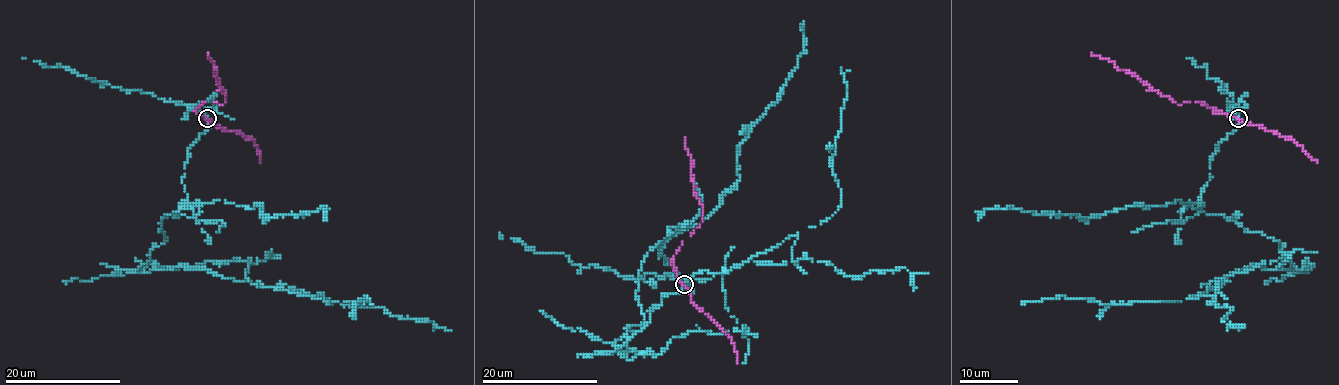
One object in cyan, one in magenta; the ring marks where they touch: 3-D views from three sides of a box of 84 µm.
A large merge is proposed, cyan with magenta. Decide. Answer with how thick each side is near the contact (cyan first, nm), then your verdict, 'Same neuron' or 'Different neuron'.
Thickness 130 nm (cyan) against 180 nm. Different neuron

